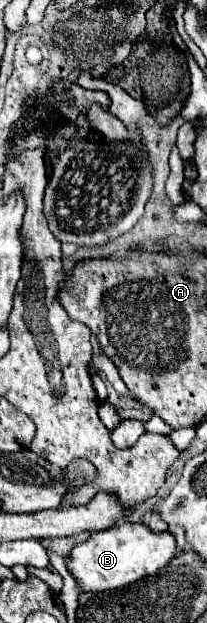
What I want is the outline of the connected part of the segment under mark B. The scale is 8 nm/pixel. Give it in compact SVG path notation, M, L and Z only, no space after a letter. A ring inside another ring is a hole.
M119 522L107 530L93 532L83 544L69 552L67 570L77 582L79 592L105 592L133 584L143 576L155 574L175 558L175 538L171 532L155 534L145 524Z

